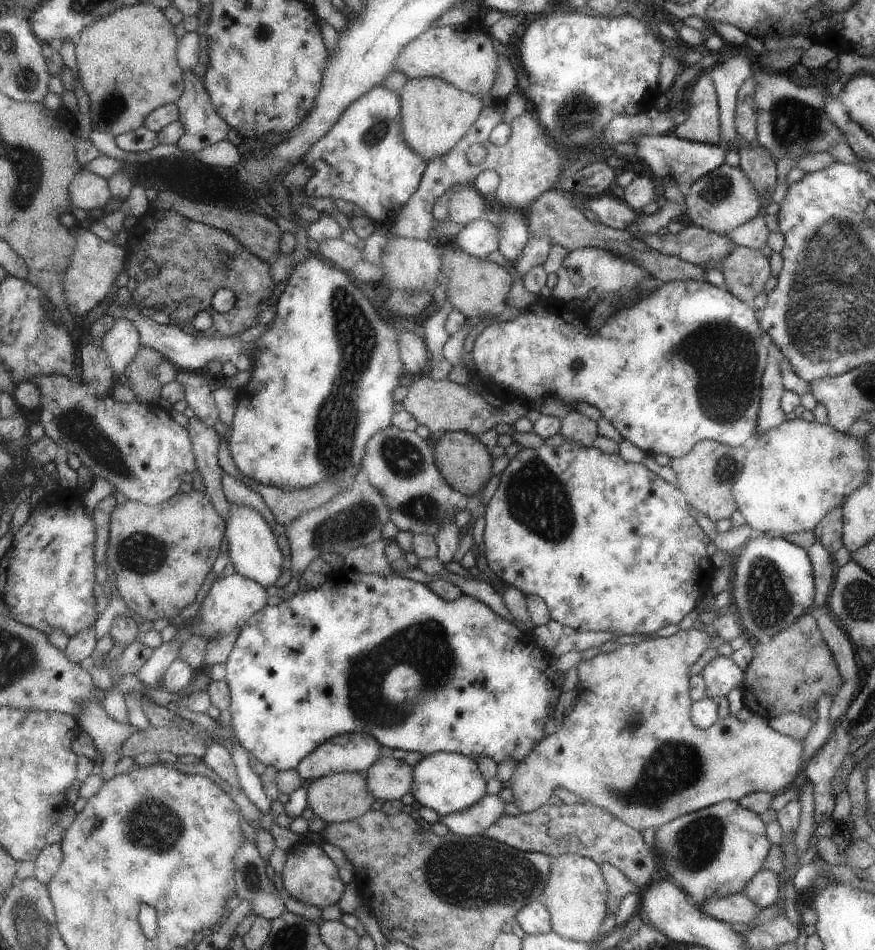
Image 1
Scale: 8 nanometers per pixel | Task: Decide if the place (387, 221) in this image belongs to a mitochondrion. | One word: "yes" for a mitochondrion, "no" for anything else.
no

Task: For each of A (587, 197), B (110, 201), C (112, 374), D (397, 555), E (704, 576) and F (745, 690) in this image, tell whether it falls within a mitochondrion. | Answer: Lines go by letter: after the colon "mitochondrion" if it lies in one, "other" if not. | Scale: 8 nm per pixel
A: other
B: other
C: other
D: other
E: other
F: other

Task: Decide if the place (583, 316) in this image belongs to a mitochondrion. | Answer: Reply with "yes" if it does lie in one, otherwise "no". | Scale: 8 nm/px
no

